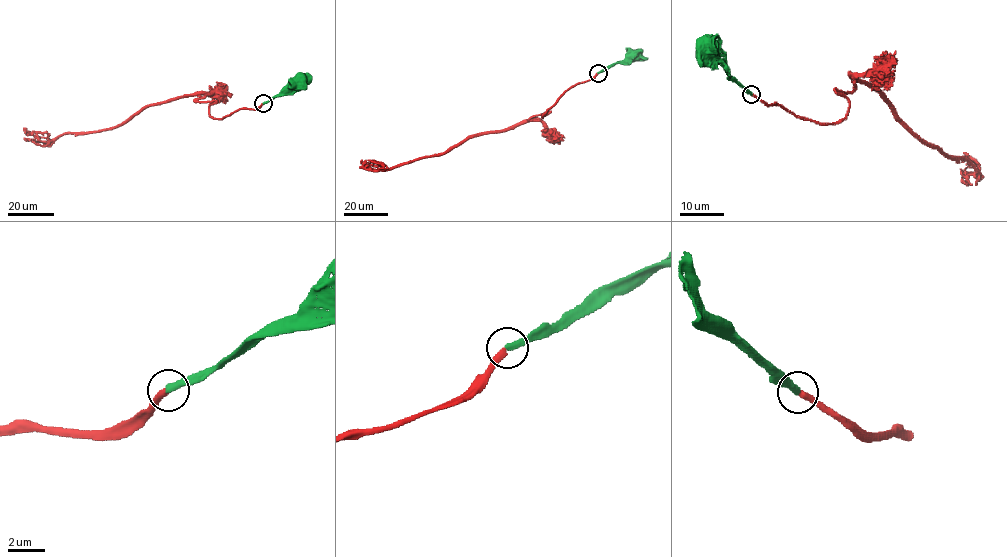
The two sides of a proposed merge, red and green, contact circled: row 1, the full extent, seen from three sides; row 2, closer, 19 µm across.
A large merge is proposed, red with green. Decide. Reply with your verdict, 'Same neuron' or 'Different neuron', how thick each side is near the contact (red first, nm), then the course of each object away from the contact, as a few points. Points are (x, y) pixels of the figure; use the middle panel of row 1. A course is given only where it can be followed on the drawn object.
Same neuron. Thickness 340 nm (red) against 380 nm. Course of red: (597, 73), (572, 86), (543, 118), (385, 170), (368, 168), (365, 160). Course of green: (597, 73), (615, 63), (625, 62), (635, 54)

